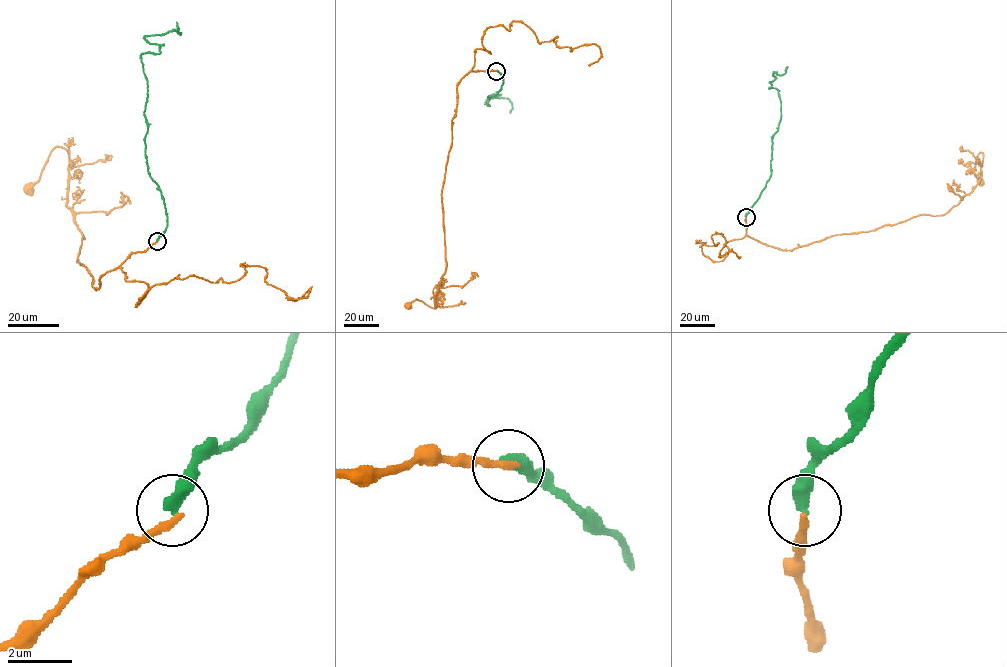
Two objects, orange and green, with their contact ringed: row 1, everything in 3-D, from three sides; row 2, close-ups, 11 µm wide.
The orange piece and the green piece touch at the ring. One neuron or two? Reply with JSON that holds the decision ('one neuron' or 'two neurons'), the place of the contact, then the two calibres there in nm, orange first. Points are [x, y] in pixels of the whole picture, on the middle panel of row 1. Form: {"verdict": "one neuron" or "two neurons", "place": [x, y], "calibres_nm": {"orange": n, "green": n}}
{"verdict": "two neurons", "place": [496, 71], "calibres_nm": {"orange": 240, "green": 400}}

